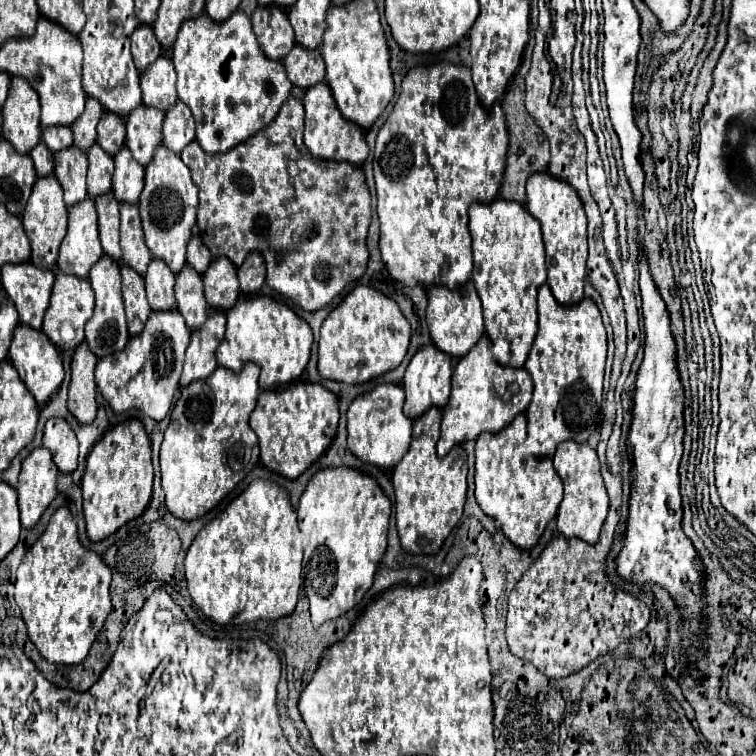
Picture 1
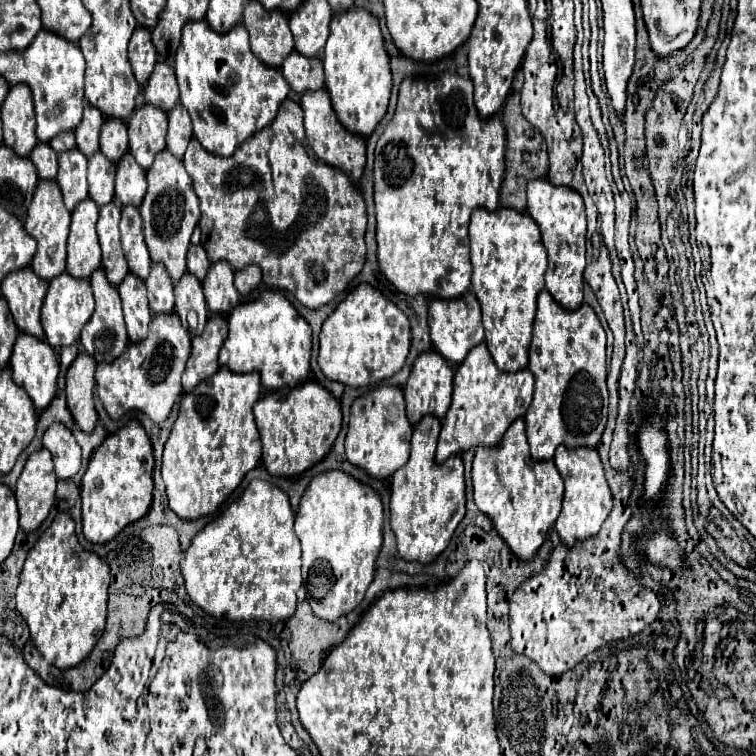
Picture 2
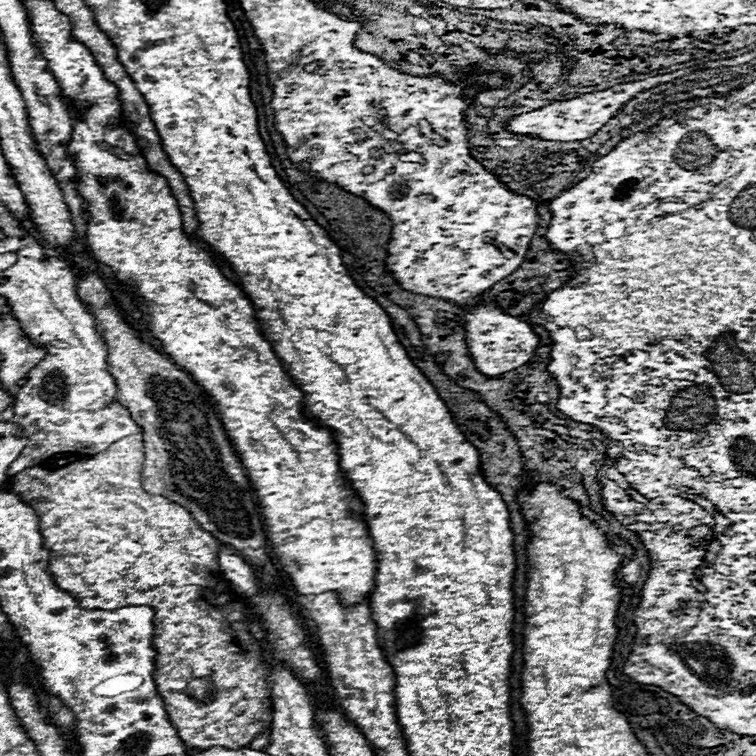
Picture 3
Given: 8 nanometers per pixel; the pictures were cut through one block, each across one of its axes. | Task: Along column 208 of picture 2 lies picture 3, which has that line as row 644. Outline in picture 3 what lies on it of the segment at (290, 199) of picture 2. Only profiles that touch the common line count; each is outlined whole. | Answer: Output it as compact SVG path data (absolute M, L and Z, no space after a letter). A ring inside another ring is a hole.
M142 434L138 436L126 436L118 442L114 442L106 452L100 452L98 456L88 456L88 458L80 458L72 464L66 464L58 470L48 470L42 466L34 466L34 468L26 468L26 472L18 472L18 476L12 476L12 488L14 492L28 504L34 508L36 516L40 518L40 534L44 536L44 548L52 550L52 558L50 558L50 572L54 576L54 582L62 588L68 590L70 594L74 594L78 598L78 604L82 604L82 608L88 610L112 610L112 608L122 608L122 606L140 606L146 604L150 608L154 608L154 638L152 638L152 646L156 648L156 662L154 662L154 684L158 688L158 694L162 696L164 708L166 708L166 716L168 720L178 728L178 736L182 738L182 742L188 748L198 748L198 750L206 750L206 748L214 748L214 746L222 746L222 748L246 748L258 734L270 730L272 724L272 692L270 692L270 684L268 684L268 676L270 676L270 668L266 662L262 662L260 656L260 646L256 644L256 640L250 636L250 628L246 624L244 618L244 610L246 610L246 600L244 598L236 598L236 594L232 594L232 590L218 594L216 586L220 584L220 566L218 566L218 540L202 530L198 526L198 522L192 518L192 514L178 506L176 502L164 498L164 496L156 496L156 494L148 494L142 490L140 484L140 472L142 472L142 462L144 462L144 444L142 444ZM194 678L208 678L214 684L214 692L216 698L212 704L204 706L200 702L194 702L186 696L186 686L190 680Z

